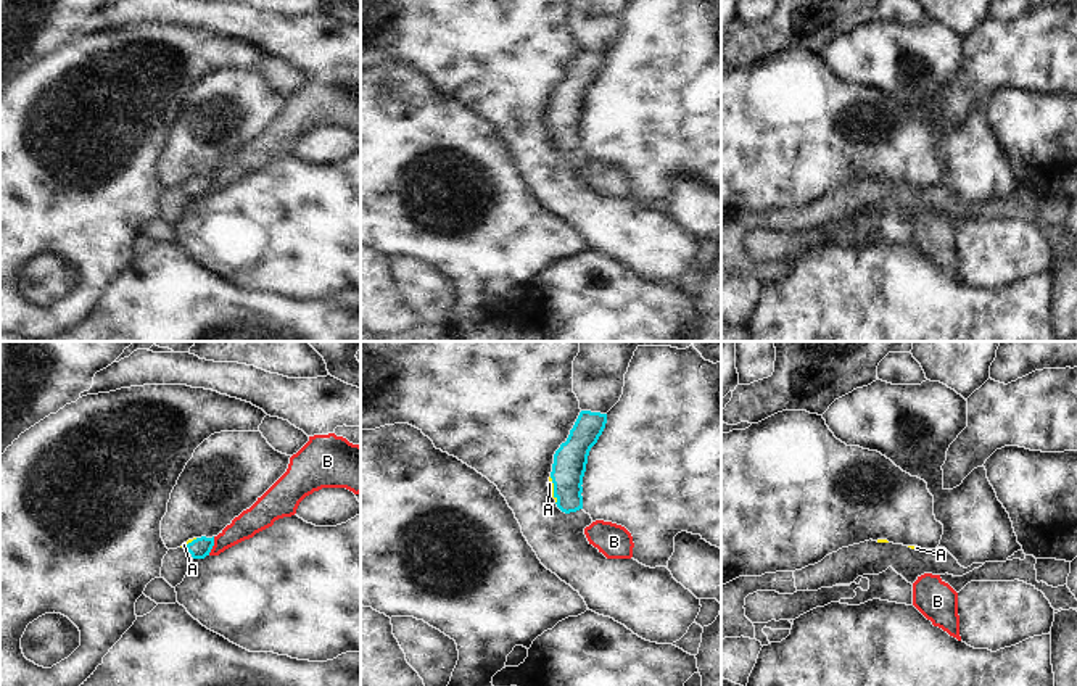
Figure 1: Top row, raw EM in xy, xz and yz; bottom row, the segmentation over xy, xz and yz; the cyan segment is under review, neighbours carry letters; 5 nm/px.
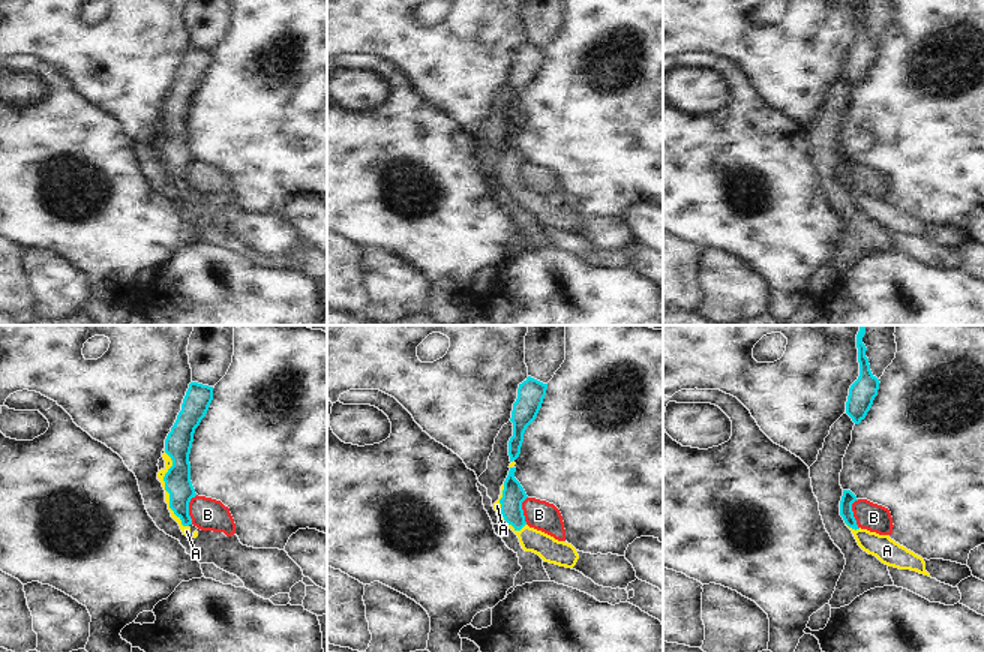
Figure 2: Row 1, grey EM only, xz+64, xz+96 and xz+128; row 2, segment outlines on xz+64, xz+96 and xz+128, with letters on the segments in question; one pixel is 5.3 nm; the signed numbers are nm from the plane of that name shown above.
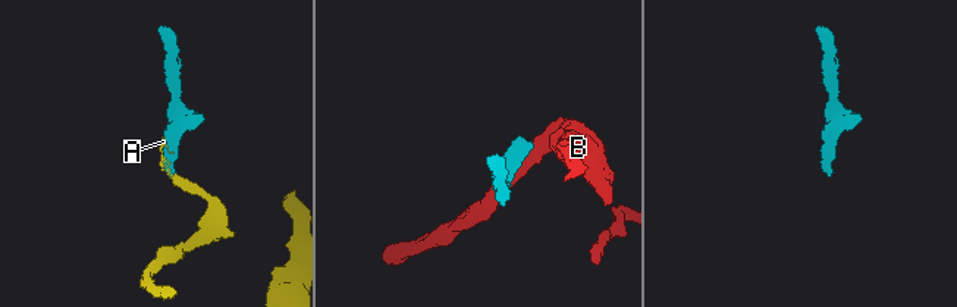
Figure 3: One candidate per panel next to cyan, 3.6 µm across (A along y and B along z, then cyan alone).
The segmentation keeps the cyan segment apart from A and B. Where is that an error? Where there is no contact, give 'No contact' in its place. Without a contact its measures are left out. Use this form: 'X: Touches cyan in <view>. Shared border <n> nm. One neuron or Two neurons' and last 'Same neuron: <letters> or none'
A: Touches cyan in xz. Shared border 140 nm. One neuron
B: Touches cyan in xy. Shared border 100 nm. Two neurons
Same neuron: A

